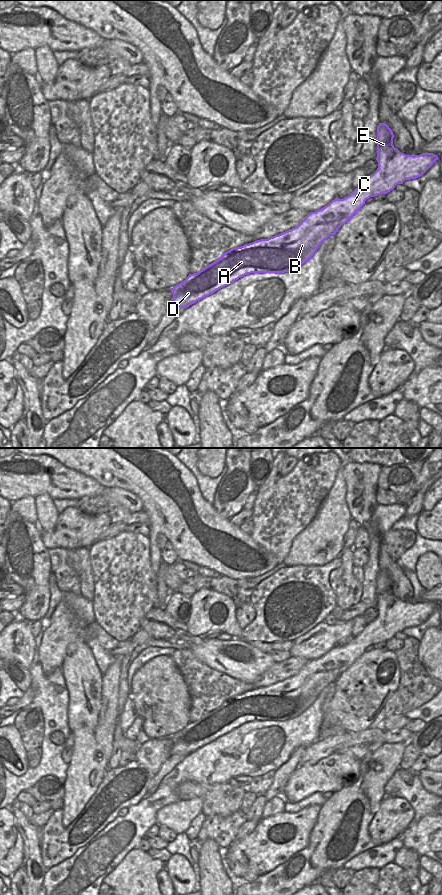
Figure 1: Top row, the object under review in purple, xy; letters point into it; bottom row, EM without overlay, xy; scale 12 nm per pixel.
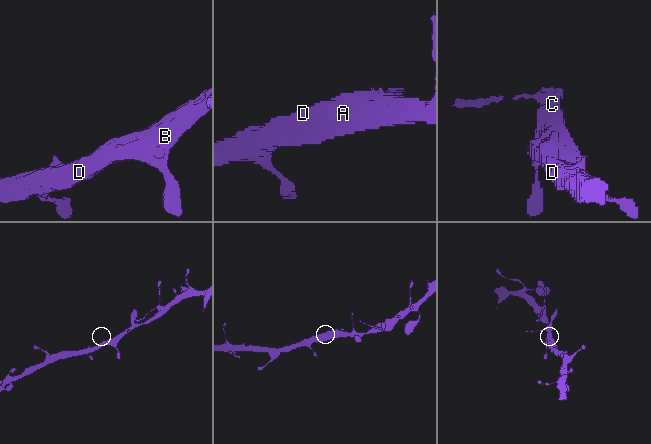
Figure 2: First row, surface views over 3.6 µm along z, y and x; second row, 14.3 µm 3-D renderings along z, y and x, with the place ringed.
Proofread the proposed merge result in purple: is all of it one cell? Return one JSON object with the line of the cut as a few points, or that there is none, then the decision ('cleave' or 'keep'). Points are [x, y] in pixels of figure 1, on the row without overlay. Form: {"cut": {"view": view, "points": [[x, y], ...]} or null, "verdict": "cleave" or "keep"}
{"cut": null, "verdict": "keep"}

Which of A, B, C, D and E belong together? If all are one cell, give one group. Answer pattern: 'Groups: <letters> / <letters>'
Groups: A B C D E.

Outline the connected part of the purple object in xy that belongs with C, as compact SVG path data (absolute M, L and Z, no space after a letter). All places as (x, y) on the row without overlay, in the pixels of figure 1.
M379 571L376 586L378 616L372 623L367 624L365 629L354 637L349 644L343 647L336 645L325 655L308 661L296 675L268 687L261 687L241 695L232 696L199 720L189 722L184 729L170 737L173 742L170 755L187 756L251 721L285 721L299 716L315 702L324 688L330 683L336 682L338 677L365 652L367 647L387 642L397 632L403 632L405 628L422 624L438 608L438 604L433 601L420 603L401 601L394 595L393 586L394 582L389 574L386 571Z

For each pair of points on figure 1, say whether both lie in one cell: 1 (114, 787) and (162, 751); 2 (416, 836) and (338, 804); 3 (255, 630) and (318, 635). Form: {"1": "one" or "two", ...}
{"1": "one", "2": "two", "3": "two"}

